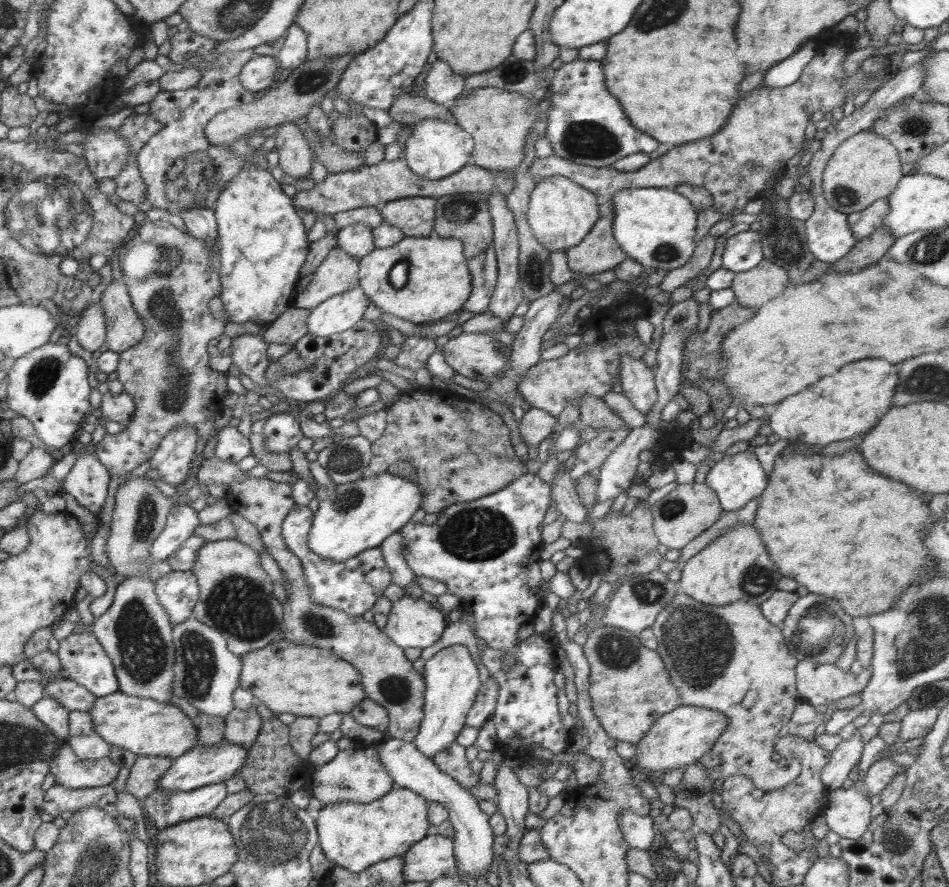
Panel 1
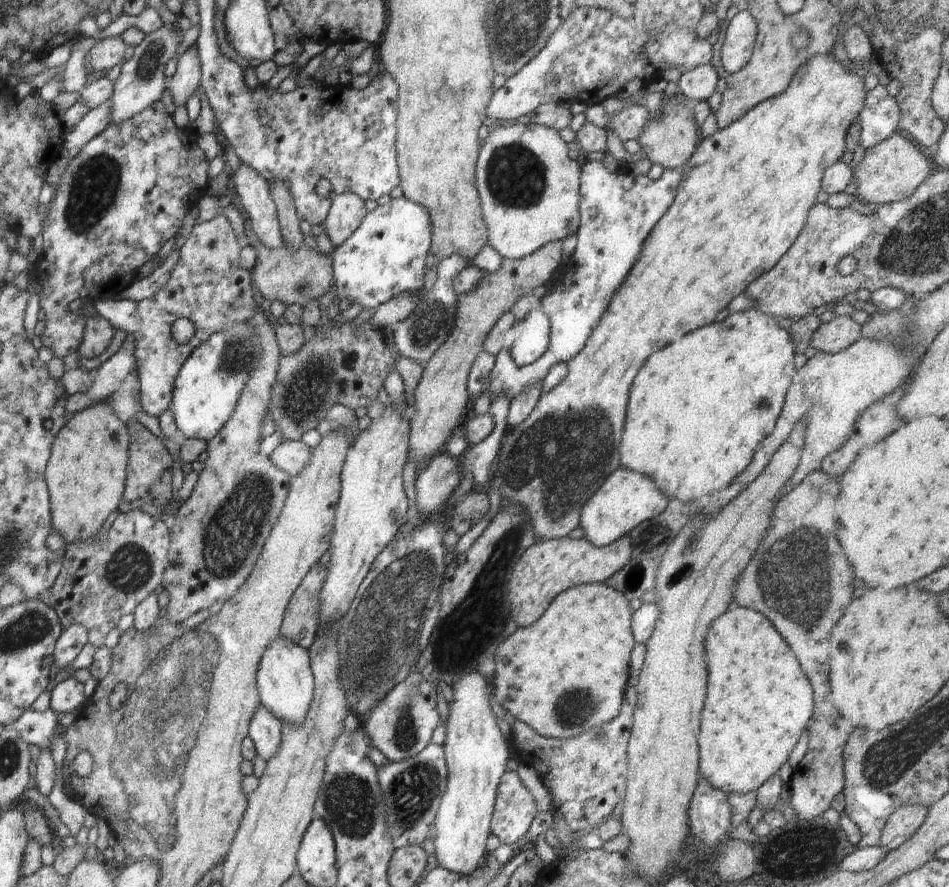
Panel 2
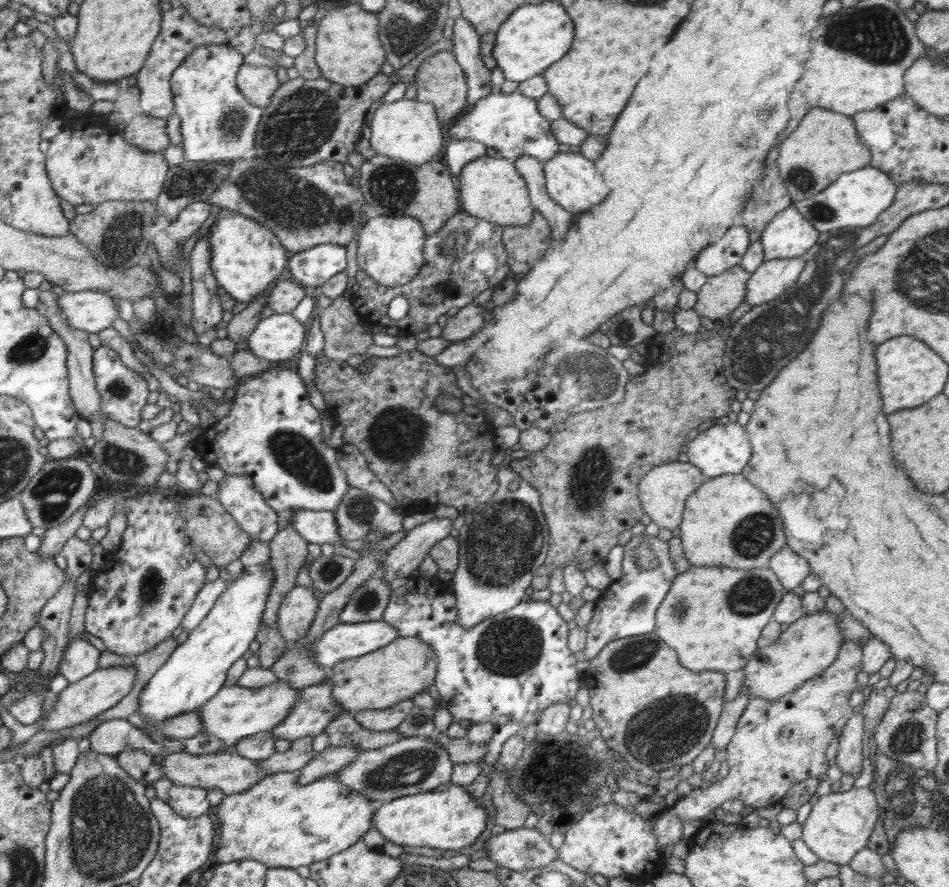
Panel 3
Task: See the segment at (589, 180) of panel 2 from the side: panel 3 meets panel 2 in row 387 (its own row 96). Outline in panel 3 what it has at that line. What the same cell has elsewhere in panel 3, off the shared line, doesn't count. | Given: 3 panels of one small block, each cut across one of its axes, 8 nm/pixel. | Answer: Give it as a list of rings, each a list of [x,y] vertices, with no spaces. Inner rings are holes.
[[[520,91],[490,93],[463,111],[446,134],[449,141],[471,139],[484,144],[498,151],[505,160],[516,161],[519,157],[528,156],[544,165],[560,152],[561,143],[552,133],[550,122],[538,111],[538,100],[534,97],[524,96]]]

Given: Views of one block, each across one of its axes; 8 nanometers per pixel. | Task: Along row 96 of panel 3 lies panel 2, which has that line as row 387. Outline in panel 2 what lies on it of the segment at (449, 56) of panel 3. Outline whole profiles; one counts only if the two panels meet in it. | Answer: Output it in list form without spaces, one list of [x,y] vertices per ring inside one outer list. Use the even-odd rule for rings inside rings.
[[[562,240],[552,241],[521,259],[502,259],[501,265],[491,273],[482,273],[478,282],[464,294],[459,294],[455,326],[440,348],[424,362],[423,373],[414,391],[414,404],[409,413],[409,451],[417,469],[436,453],[444,451],[445,442],[461,426],[470,398],[467,378],[478,353],[494,323],[511,310],[513,304],[524,295],[546,285],[563,264]]]

